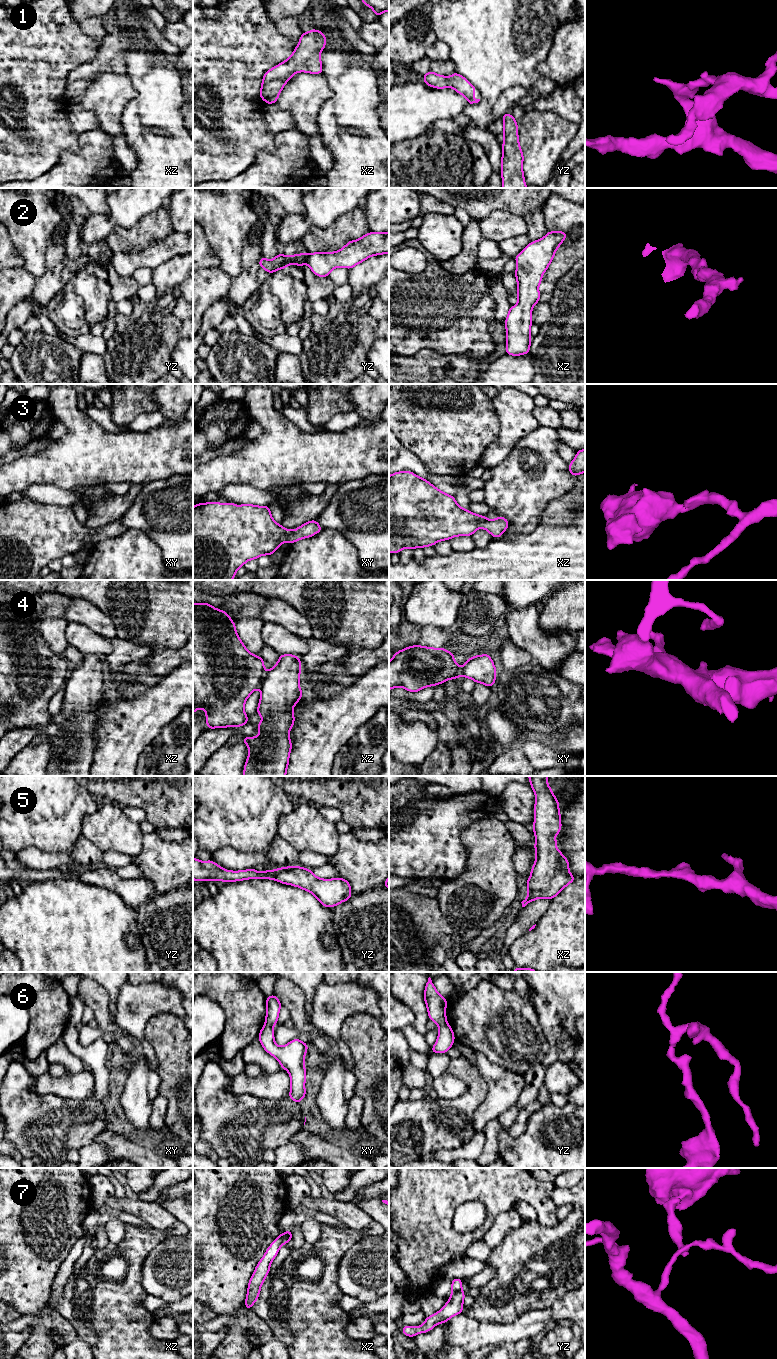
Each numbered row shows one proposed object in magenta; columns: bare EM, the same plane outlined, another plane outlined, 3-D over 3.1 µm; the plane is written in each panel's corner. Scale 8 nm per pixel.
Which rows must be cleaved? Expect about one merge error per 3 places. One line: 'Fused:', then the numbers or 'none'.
Fused: 4, 6, 7

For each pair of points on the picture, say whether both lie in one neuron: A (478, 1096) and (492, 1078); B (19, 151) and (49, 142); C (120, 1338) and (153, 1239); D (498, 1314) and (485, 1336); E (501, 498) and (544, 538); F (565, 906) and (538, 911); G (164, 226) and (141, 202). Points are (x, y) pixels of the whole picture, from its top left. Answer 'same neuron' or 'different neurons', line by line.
A: different neurons
B: same neuron
C: same neuron
D: different neurons
E: different neurons
F: different neurons
G: different neurons

